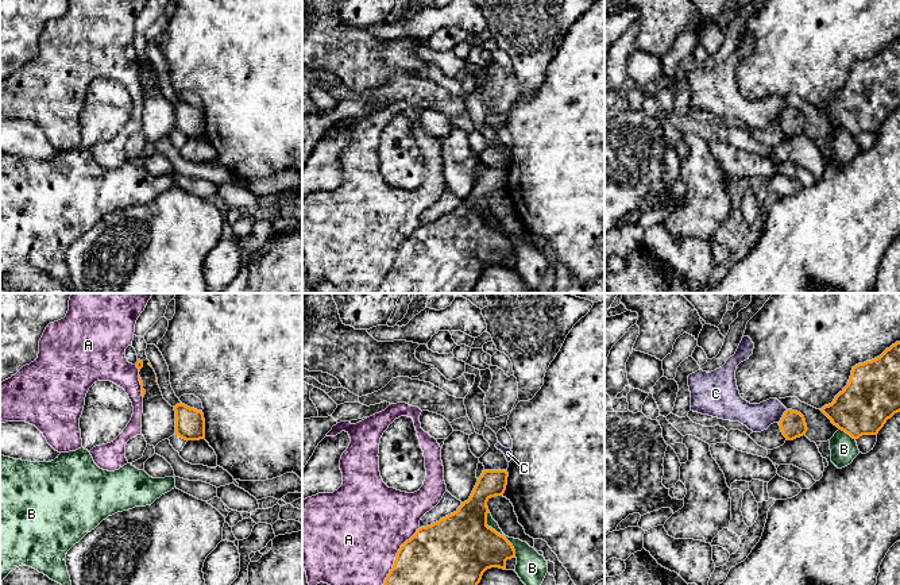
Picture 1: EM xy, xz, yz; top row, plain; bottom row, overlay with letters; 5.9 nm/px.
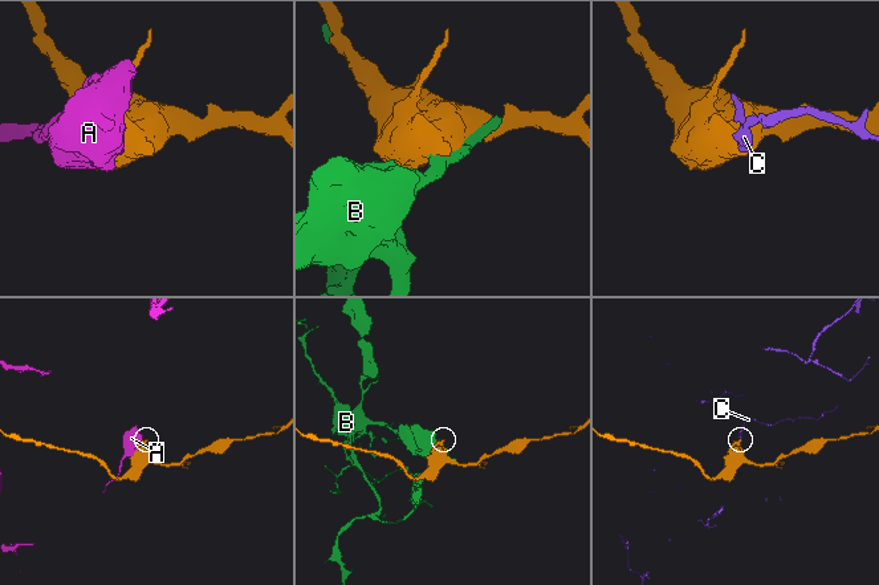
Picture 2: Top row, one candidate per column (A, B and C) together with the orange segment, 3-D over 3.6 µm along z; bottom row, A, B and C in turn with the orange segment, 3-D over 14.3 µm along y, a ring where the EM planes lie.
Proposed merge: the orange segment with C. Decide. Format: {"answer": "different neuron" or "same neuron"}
{"answer": "different neuron"}

